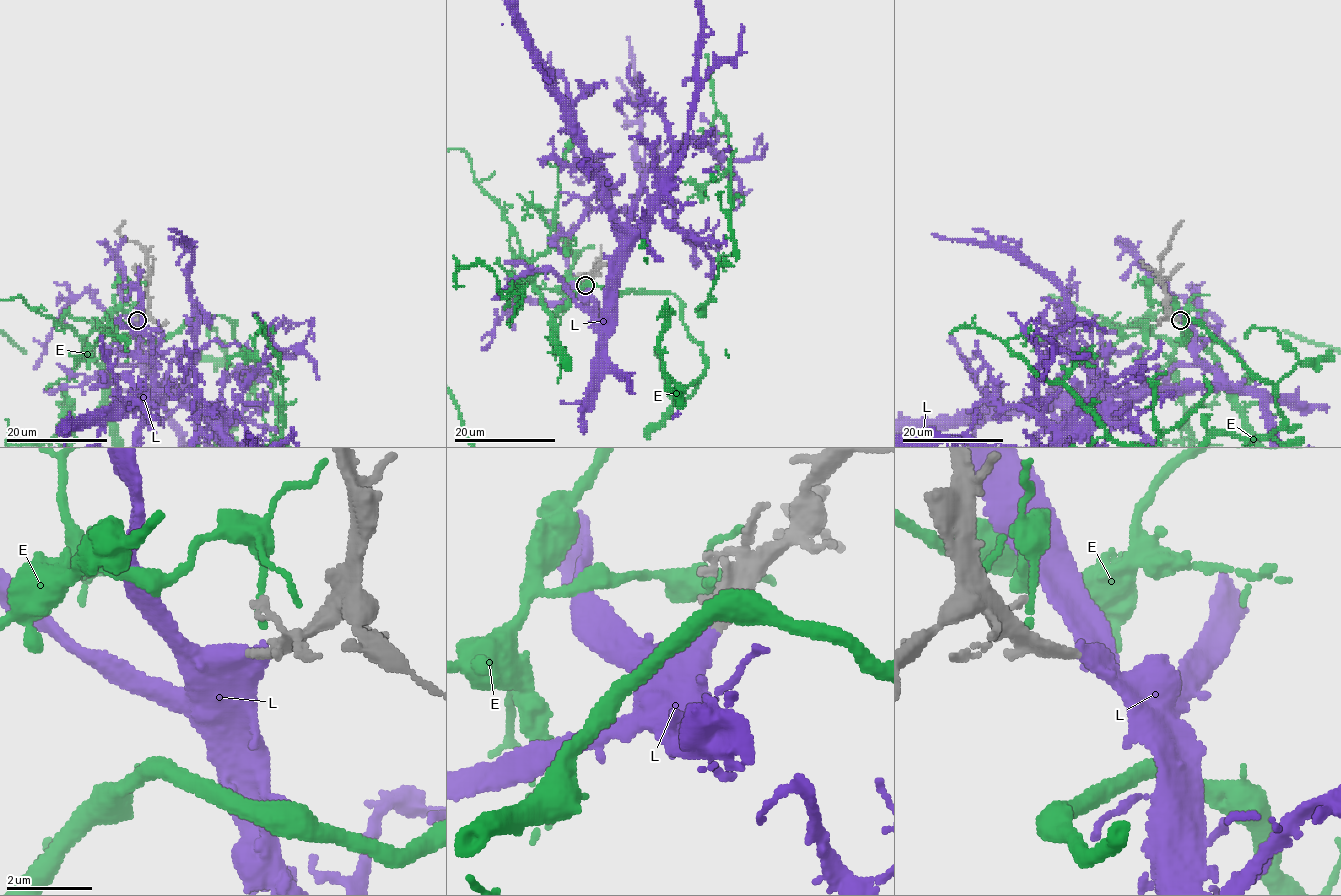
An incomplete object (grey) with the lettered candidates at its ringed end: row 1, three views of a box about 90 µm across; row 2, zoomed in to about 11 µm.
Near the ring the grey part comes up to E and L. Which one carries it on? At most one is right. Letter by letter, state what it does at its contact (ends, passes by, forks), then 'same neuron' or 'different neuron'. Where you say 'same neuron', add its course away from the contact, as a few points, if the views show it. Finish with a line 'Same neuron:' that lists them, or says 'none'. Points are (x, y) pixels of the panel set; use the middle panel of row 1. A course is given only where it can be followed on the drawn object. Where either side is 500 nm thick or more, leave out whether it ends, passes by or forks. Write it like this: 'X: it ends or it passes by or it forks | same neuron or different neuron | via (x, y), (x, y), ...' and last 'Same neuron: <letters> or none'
E: it ends | different neuron
L: it ends | same neuron
Same neuron: L

